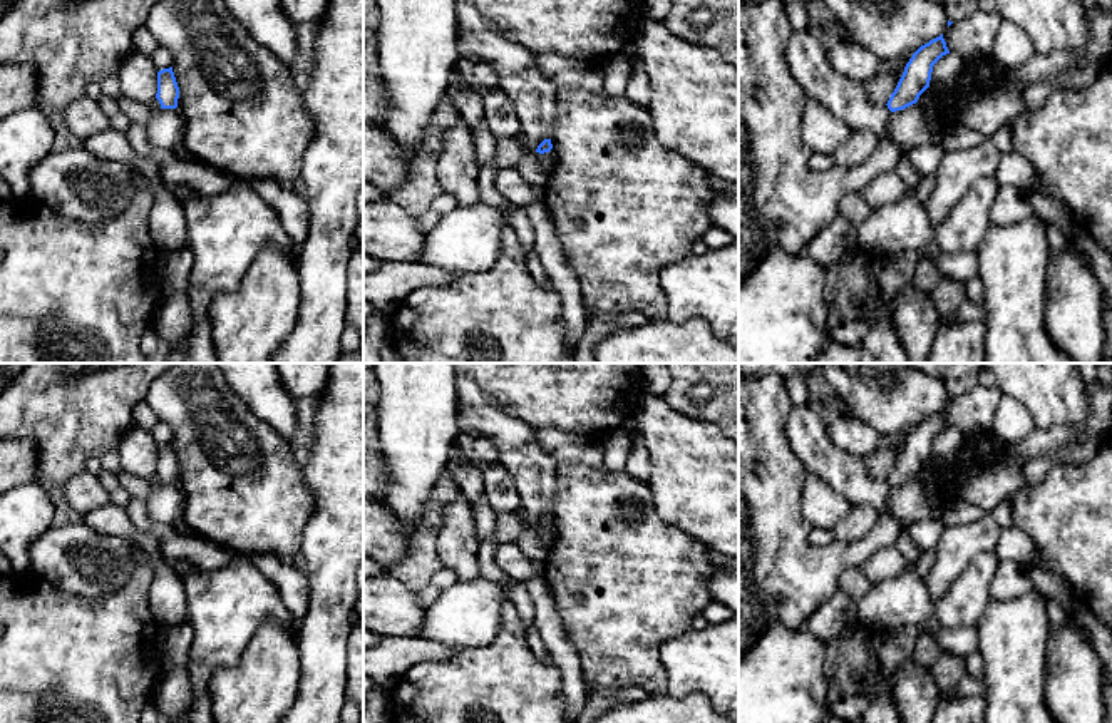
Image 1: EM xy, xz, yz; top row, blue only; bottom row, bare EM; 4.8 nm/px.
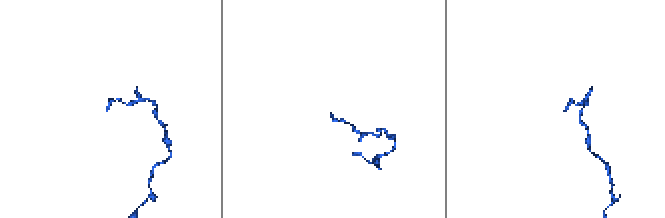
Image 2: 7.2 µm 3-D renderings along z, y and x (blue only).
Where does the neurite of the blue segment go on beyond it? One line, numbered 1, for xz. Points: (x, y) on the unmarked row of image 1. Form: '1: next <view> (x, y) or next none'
1: next none

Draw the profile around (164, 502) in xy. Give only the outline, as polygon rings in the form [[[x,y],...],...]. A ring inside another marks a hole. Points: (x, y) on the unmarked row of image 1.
[[[178,482],[152,487],[146,499],[146,505],[149,517],[157,522],[172,527],[183,522],[184,495]]]

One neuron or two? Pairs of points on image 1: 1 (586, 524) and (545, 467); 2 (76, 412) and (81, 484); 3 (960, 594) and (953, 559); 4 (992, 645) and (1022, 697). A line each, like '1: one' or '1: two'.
1: two
2: two
3: two
4: one

